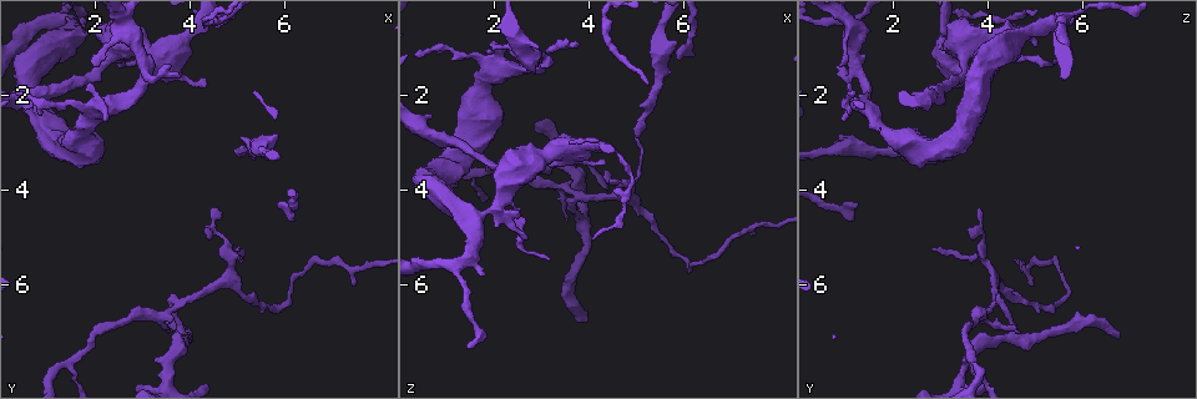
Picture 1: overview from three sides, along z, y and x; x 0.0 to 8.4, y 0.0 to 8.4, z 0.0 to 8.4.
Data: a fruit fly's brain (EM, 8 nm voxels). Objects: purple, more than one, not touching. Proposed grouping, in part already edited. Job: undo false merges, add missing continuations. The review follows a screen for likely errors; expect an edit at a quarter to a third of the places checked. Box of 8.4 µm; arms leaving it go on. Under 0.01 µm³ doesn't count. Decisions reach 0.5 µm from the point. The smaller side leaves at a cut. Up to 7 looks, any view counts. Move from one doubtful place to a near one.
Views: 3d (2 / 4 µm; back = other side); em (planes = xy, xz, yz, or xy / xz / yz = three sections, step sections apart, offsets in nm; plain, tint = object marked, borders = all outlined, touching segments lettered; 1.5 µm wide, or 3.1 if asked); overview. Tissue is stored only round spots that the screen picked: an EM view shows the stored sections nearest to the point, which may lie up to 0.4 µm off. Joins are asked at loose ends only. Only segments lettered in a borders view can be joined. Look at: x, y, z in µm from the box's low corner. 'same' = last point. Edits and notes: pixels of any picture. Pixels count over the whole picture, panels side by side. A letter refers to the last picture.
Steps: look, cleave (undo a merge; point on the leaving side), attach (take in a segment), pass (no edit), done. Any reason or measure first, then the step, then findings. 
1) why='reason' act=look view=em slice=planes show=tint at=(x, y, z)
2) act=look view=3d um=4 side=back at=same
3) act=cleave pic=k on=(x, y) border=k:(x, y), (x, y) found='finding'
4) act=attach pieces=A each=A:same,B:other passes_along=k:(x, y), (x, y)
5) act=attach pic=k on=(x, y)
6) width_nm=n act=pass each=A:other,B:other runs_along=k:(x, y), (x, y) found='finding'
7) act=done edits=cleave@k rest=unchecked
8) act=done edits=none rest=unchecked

why='sharp bend' act=look view=em slice=planes show=tint at=(5.95, 6.45, 5.45)

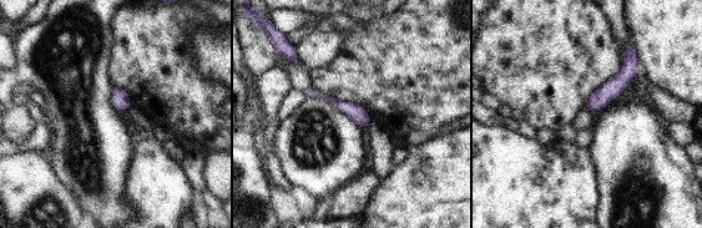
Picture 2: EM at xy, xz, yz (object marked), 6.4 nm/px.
why='see the neighbours' act=look view=em slice=planes show=borders at=same

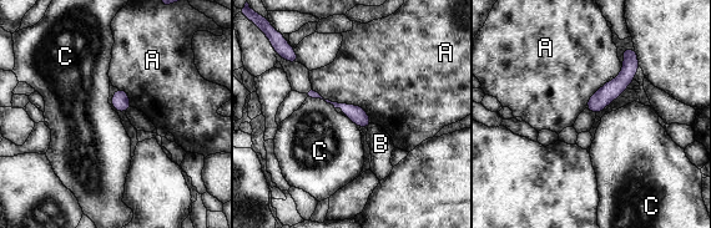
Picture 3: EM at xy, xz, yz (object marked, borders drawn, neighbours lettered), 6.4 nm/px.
act=pass each=A:other,B:other,C:other border=3:(308, 95), (323, 99), (334, 109) found='all the same cell'

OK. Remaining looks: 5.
why='three-way junction' act=look view=3d um=4 side=back at=(3.70, 6.35, 4.20)

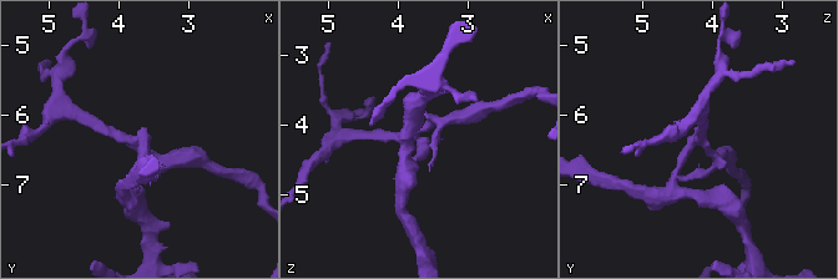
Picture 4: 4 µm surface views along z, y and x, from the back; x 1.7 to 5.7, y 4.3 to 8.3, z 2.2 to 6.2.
act=look view=em slice=xz step=4 show=borders at=(3.65, 6.35, 4.20)

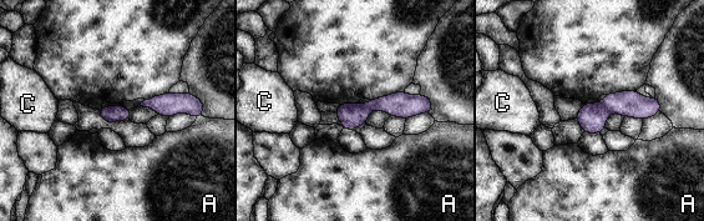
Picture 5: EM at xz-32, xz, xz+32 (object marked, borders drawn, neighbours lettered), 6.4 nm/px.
act=cleave pic=5 on=(631, 103) each=A:other,C:other border=5:(602, 103), (611, 111) found='a second cell is stuck on'

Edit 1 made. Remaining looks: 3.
act=look view=overview

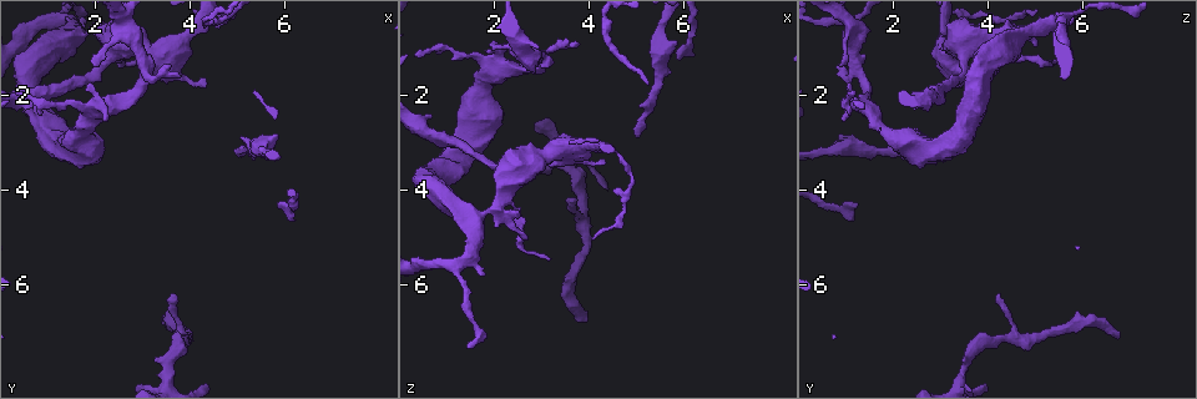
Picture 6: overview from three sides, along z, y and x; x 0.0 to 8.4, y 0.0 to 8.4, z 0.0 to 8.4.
why='thick turns thin' act=look view=3d um=4 at=(2.75, 0.60, 1.15)

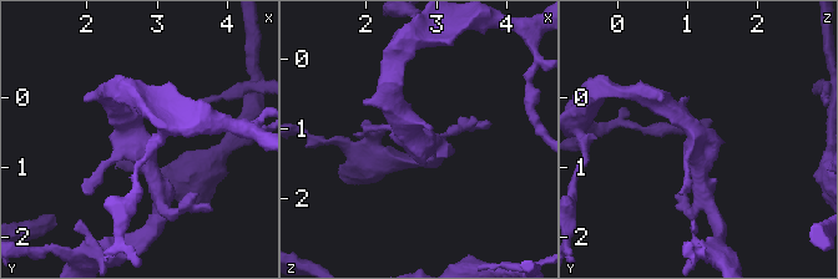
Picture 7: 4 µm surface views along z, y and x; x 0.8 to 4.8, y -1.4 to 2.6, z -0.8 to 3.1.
act=look view=em slice=planes show=borders at=(2.80, 0.65, 1.10)

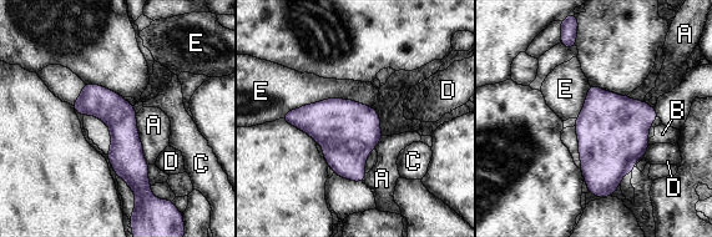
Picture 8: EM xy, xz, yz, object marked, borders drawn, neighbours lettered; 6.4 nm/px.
act=pass each=A:other,B:other,C:other,D:other,E:other border=8:(372, 106), (324, 99), (281, 117) found='continuous, no second cell'

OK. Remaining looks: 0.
act=done edits=cleave@5 rest=unchecked

